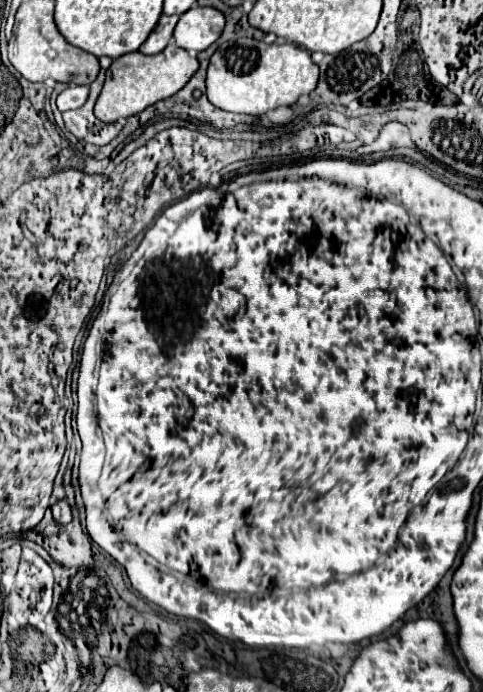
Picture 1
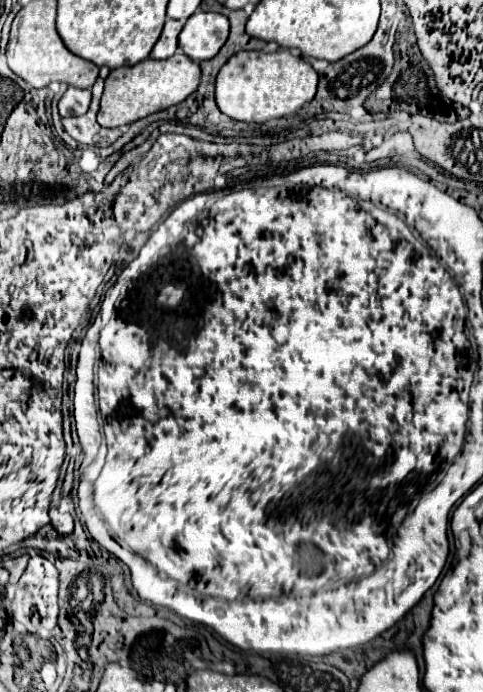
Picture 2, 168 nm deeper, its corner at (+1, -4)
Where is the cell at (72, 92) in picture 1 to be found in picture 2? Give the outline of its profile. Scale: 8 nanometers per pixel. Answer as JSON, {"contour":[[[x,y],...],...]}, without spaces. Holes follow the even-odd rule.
{"contour":[[[69,87],[65,91],[65,95],[59,99],[59,113],[61,113],[61,117],[83,115],[83,113],[87,113],[89,103],[91,103],[91,89]]]}

